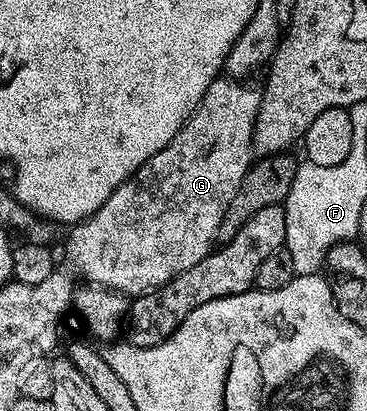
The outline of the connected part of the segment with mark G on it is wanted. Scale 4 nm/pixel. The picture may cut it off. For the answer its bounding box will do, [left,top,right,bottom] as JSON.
[69,76,262,299]

